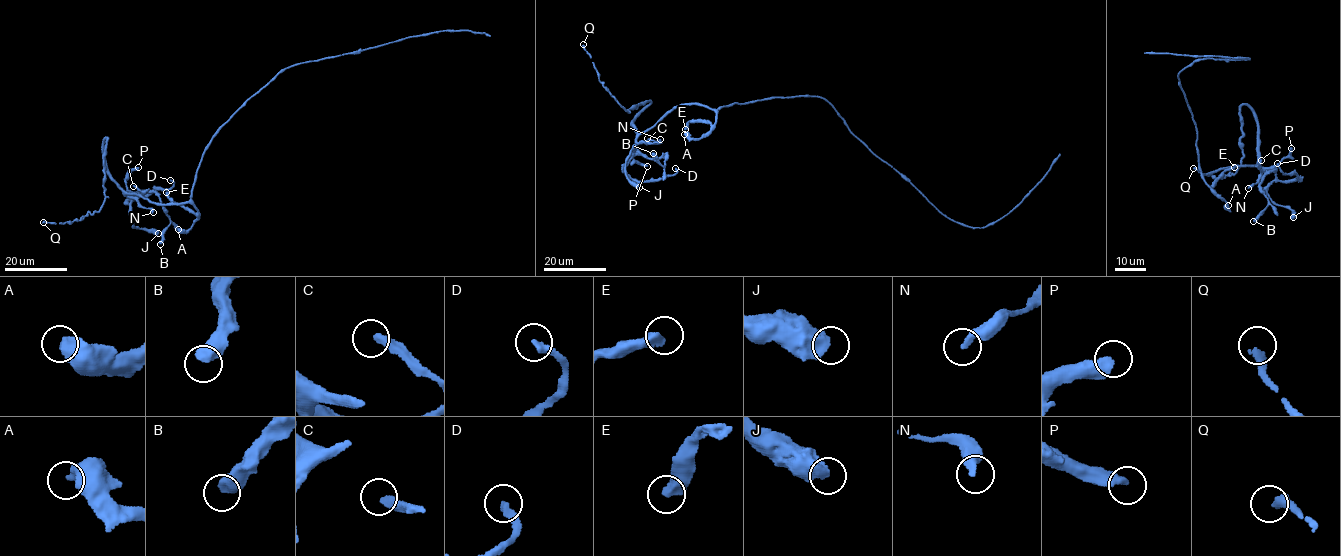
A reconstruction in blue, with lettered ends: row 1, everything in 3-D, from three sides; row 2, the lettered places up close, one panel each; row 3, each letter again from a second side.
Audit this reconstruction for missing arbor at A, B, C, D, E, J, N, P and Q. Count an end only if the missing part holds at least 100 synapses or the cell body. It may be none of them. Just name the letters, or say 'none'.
none

